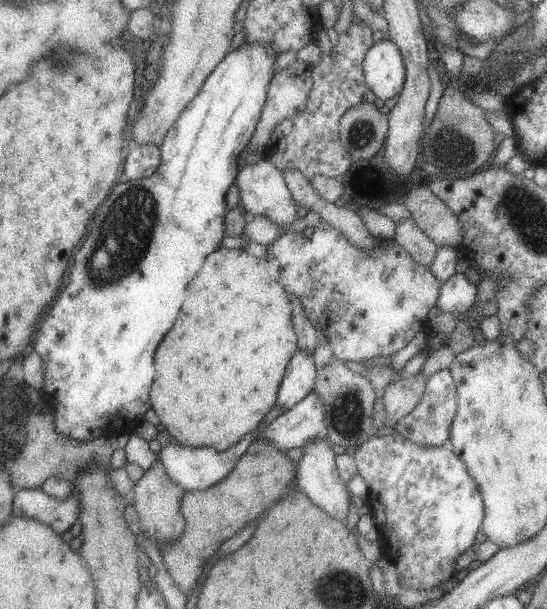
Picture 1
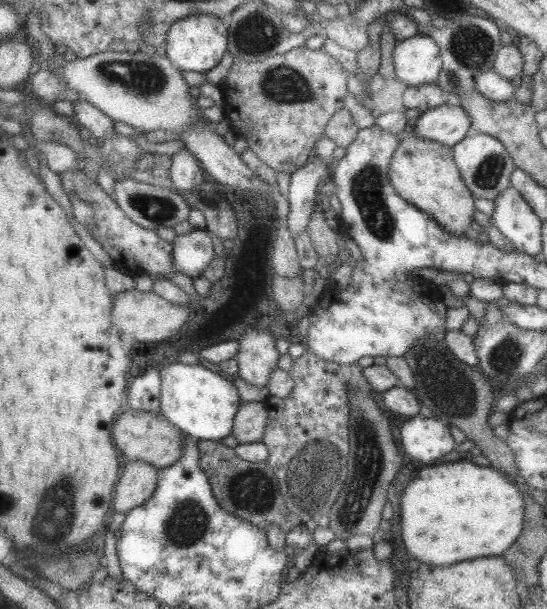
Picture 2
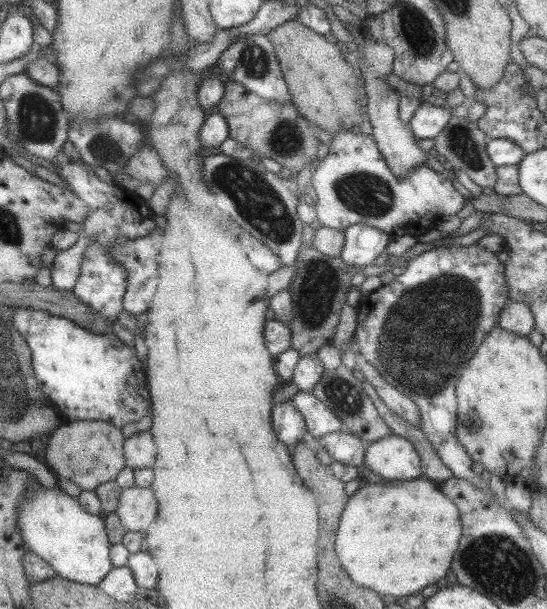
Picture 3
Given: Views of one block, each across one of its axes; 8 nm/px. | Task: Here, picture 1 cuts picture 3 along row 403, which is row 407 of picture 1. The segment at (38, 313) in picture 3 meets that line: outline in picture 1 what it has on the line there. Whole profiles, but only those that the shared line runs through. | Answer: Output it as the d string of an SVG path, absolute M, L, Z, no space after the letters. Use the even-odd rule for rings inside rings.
M242 44L234 51L228 52L220 61L220 64L212 71L212 74L204 81L200 92L196 98L184 108L178 116L178 120L166 133L164 142L159 144L161 150L161 163L158 170L145 179L119 179L113 189L109 192L106 200L95 212L90 232L86 240L82 241L82 246L77 248L75 257L71 261L70 270L66 274L66 282L61 287L59 295L54 304L47 309L44 316L39 320L38 330L34 334L34 342L31 350L40 354L44 362L44 386L42 386L42 396L47 400L54 410L54 426L56 432L60 432L66 438L80 440L80 442L90 442L98 436L112 436L112 434L131 434L135 428L144 421L144 413L151 408L150 386L154 382L154 352L158 344L162 342L164 334L172 328L172 324L178 318L178 310L184 302L184 294L192 278L196 278L198 270L202 268L206 256L221 247L224 237L224 218L229 211L226 204L226 192L234 184L239 173L238 156L242 155L244 148L248 146L258 121L260 120L262 109L264 108L268 87L274 78L274 63L277 56L272 54L272 48L268 44Z

